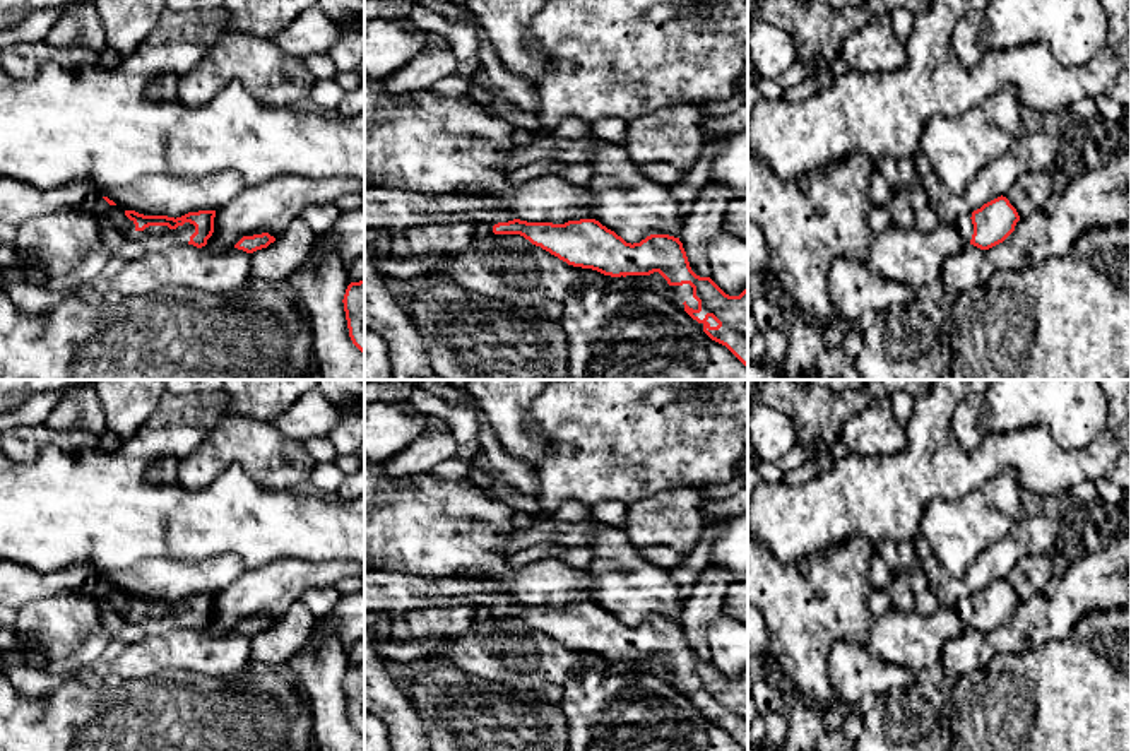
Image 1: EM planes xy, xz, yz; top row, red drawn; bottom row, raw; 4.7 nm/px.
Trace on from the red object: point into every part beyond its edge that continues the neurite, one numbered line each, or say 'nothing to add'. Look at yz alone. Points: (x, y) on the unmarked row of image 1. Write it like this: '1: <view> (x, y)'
1: yz (965, 611)

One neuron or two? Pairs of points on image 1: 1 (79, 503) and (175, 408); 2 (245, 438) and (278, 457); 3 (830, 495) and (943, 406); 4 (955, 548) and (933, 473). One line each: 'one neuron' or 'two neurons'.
1: one neuron
2: one neuron
3: one neuron
4: two neurons

